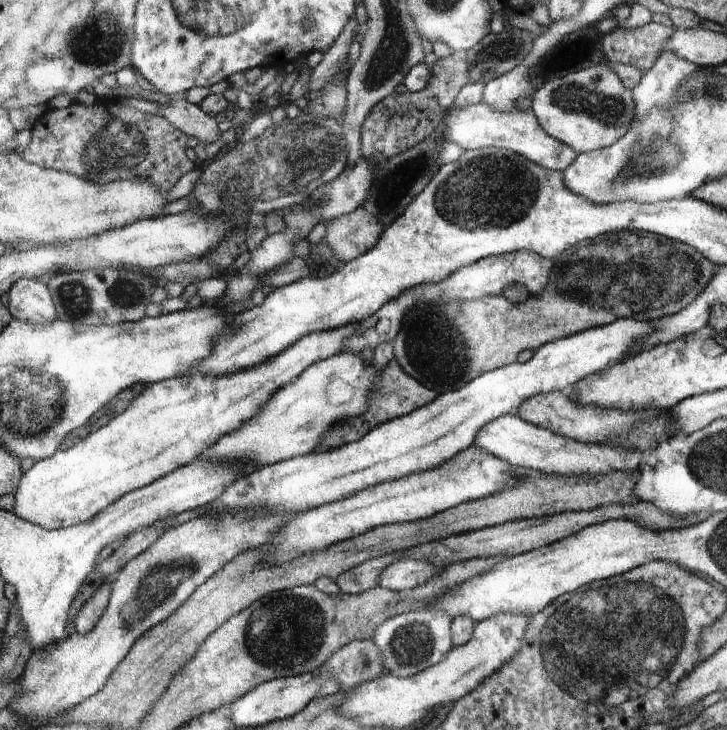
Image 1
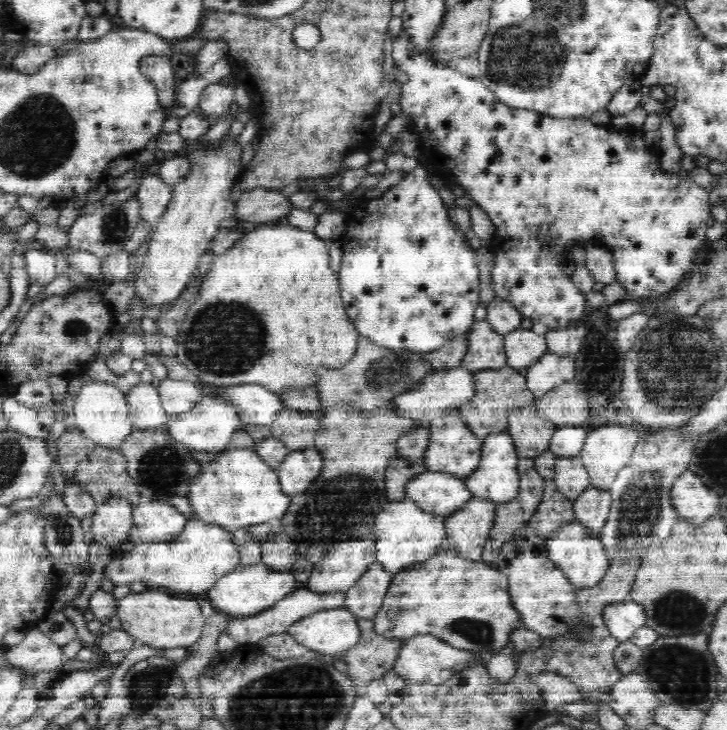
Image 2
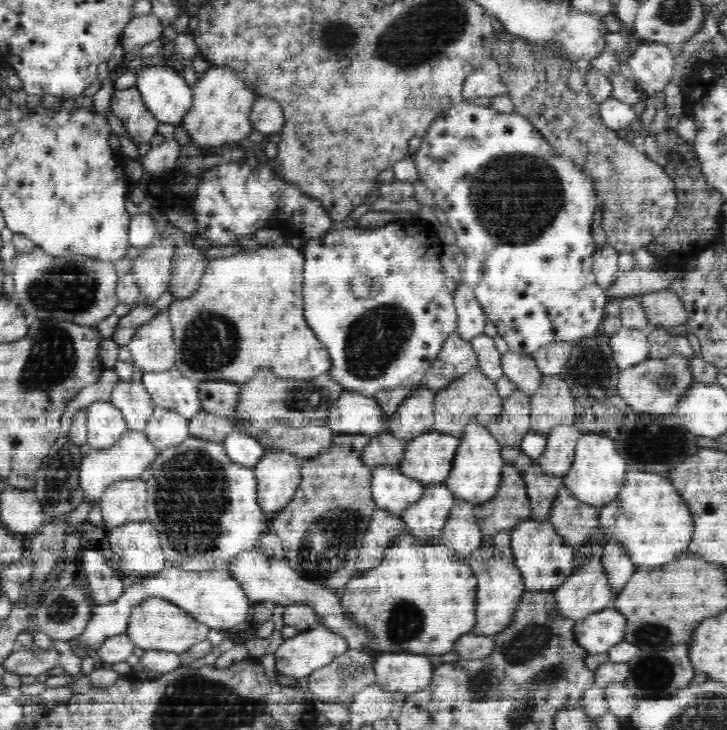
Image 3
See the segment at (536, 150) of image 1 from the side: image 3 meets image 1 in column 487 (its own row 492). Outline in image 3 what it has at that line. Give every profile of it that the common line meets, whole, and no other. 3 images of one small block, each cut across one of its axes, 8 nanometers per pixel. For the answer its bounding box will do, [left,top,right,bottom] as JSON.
[99,478,147,529]

